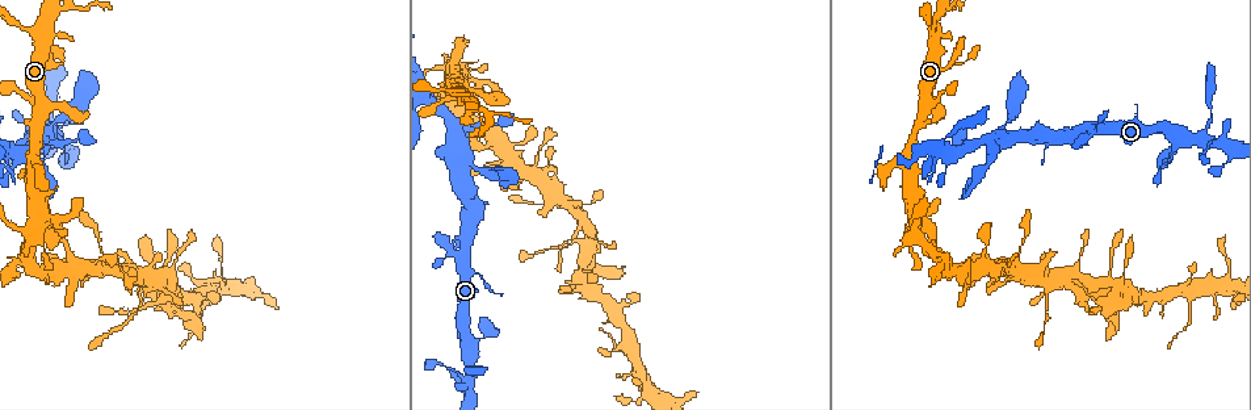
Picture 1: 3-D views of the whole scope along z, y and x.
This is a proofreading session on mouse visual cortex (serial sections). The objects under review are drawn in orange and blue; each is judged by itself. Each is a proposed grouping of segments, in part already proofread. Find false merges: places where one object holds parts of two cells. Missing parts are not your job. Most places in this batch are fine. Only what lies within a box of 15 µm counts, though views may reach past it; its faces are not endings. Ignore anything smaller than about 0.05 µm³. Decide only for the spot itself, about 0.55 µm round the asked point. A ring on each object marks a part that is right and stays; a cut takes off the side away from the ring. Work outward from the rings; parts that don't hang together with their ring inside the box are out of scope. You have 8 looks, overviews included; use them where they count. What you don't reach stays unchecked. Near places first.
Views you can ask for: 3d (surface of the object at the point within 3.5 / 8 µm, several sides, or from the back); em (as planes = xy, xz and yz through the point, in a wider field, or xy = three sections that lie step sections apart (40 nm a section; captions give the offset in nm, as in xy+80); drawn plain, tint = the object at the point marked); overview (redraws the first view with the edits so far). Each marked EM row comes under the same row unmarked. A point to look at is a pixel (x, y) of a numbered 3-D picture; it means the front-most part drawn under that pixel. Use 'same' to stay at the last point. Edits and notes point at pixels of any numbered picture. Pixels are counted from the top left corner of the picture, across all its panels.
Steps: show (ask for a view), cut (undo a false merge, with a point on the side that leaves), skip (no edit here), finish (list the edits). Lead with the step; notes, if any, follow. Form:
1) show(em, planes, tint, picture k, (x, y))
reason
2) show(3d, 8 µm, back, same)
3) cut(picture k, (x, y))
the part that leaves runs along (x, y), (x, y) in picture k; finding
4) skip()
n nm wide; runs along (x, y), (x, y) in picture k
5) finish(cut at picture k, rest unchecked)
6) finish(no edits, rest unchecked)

show(3d, 8 µm, picture 1, (44, 34))
thin arm on a thick one

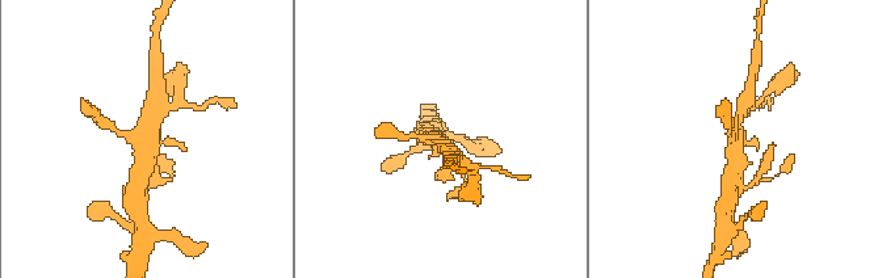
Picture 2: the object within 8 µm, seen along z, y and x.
show(3d, 3.5 µm, picture 2, (150, 144))
closer look

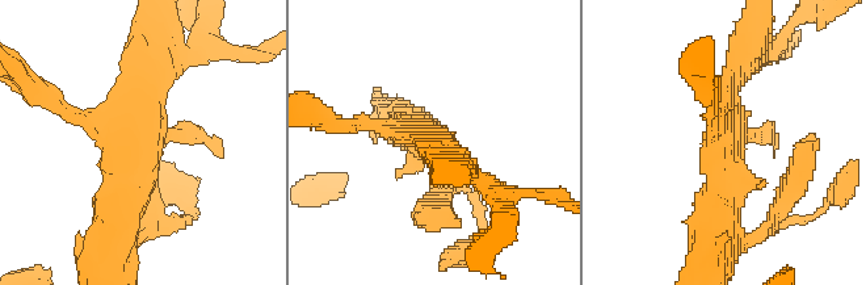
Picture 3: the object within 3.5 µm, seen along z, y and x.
show(em, xy, step 3, tint, picture 3, (726, 137))

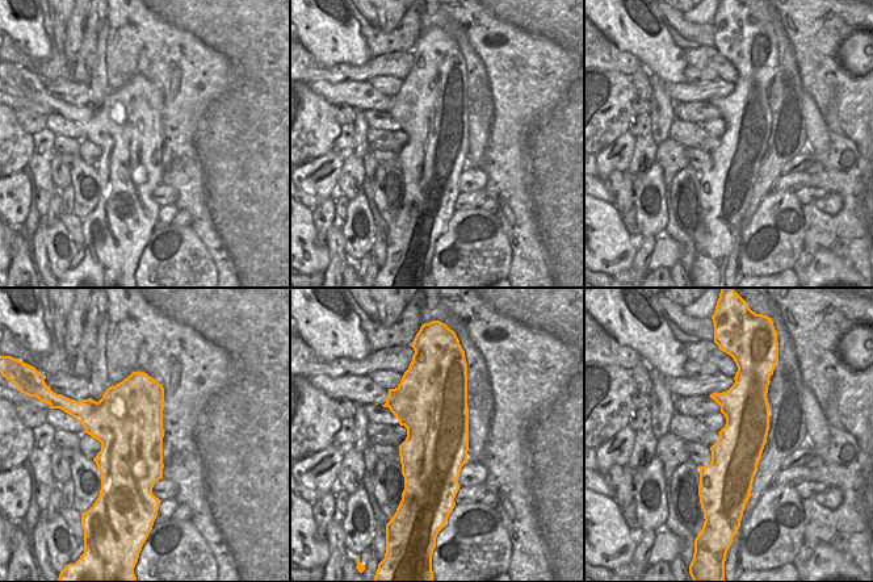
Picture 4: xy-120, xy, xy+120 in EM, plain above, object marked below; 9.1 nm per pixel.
skip()
one cell here

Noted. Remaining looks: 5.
show(3d, 3.5 µm, picture 1, (470, 358))
sharp bend

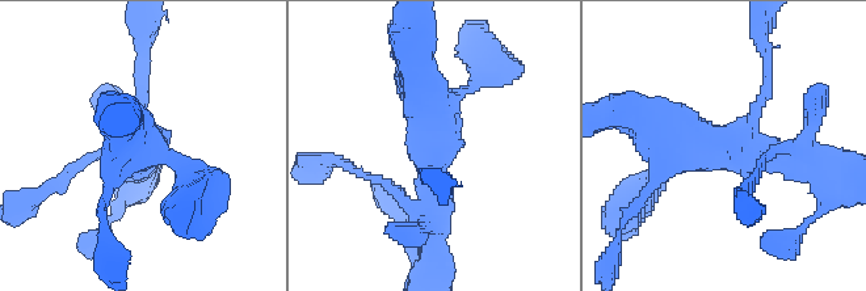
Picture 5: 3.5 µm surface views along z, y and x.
show(em, planes, tint, picture 5, (437, 144))
4 arms; arms of 150, 150, 350, 500 nm; shape alone is not enough

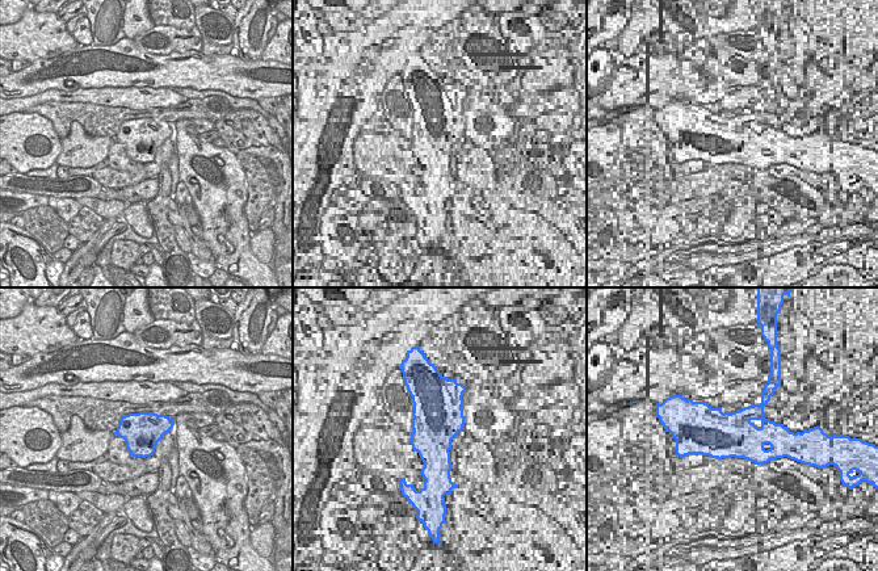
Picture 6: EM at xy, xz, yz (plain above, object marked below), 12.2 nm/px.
skip()
460 nm wide; runs along (654, 123), (688, 143), (808, 159) in picture 5; continuous, no second cell

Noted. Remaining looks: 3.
show(3d, 8 µm, picture 1, (923, 219))

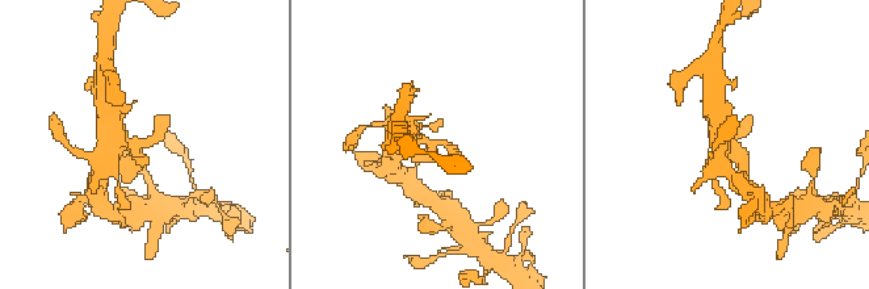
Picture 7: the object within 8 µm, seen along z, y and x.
show(3d, 3.5 µm, picture 7, (439, 141))

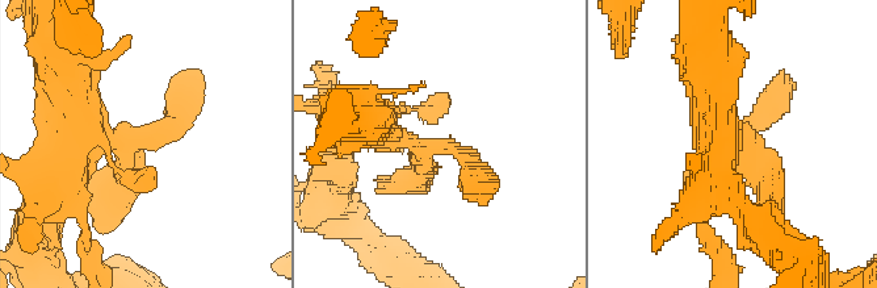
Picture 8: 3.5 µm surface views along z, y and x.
show(em, xy, step 1, tint, picture 8, (745, 134))
3 arms; arms of 350, 350, 400 nm; shape alone is not enough

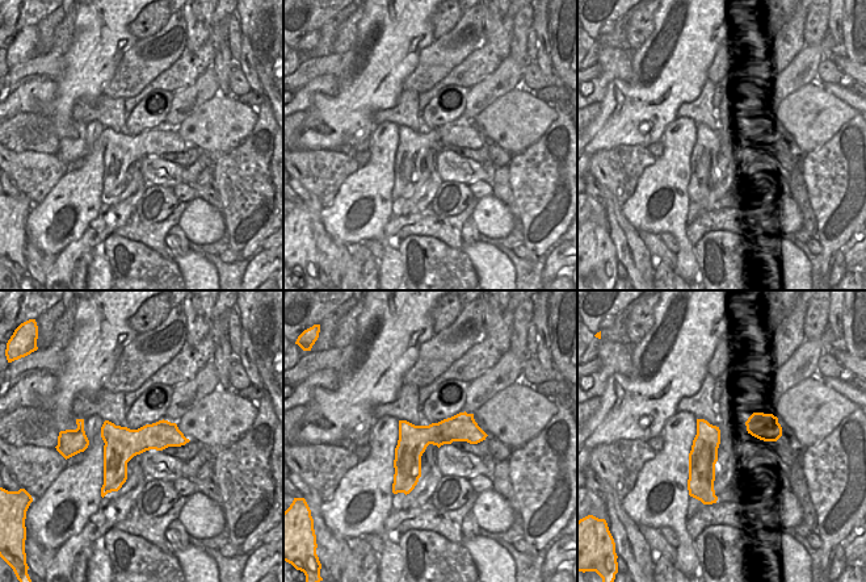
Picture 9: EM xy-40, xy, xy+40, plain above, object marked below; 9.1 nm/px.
skip()
runs along (369, 122), (454, 150), (486, 193) in picture 8; all the same cell

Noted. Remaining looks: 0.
finish(no edits, rest unchecked)

